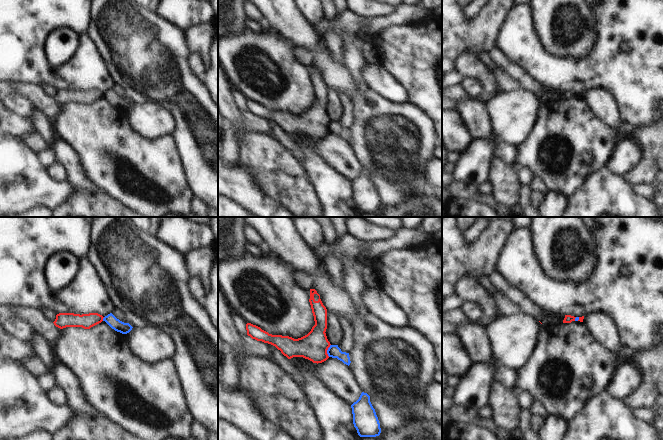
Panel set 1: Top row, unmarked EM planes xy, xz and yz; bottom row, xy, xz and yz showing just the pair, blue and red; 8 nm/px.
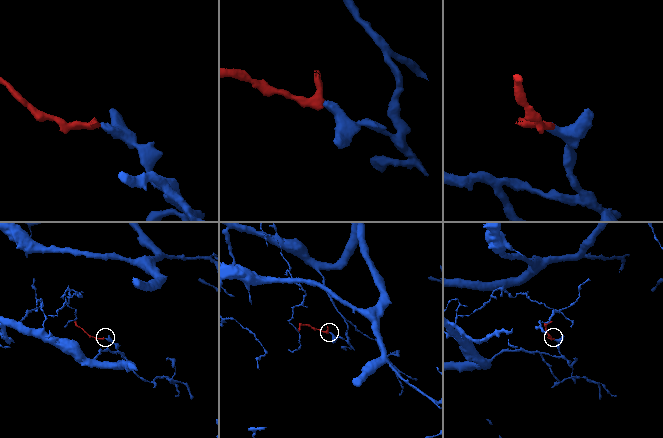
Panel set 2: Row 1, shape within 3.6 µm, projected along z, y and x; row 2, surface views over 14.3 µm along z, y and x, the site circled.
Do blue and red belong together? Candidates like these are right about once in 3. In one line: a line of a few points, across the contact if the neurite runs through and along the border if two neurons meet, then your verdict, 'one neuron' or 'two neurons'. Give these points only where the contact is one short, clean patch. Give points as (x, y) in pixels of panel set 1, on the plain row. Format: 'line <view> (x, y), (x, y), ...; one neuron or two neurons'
line xz (330, 120), (327, 126), (328, 132); two neurons

